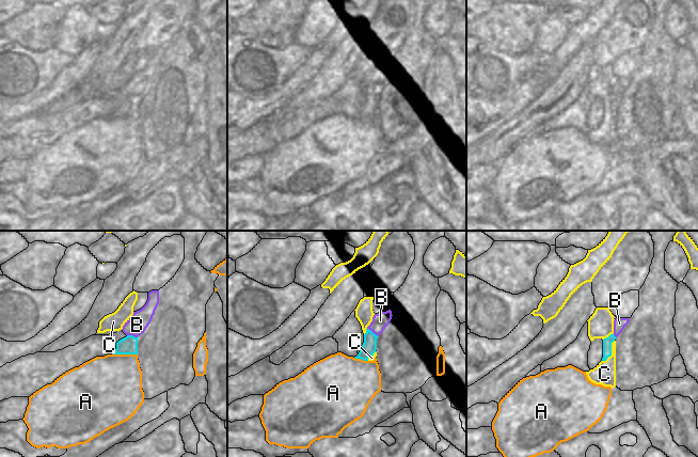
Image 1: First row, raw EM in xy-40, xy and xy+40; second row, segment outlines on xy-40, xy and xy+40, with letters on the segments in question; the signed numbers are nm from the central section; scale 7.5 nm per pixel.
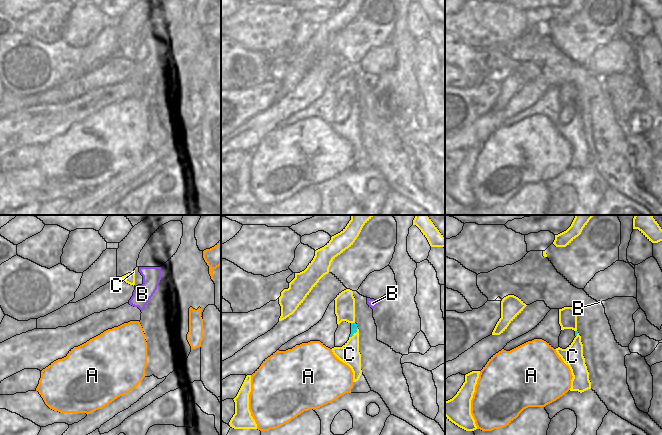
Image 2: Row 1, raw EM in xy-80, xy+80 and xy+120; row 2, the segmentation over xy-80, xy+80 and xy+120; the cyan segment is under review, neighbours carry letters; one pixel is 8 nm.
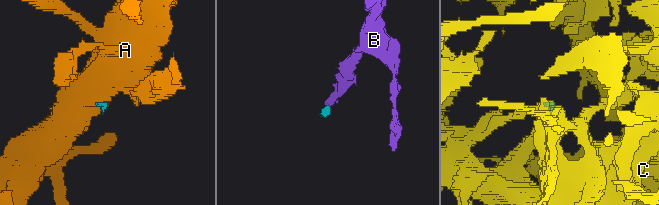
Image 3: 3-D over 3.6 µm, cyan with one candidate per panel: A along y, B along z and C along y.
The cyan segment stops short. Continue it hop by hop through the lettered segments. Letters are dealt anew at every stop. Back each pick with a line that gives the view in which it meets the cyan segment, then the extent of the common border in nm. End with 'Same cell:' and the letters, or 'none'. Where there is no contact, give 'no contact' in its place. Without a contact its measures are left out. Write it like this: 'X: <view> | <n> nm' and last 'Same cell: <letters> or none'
Same cell: none

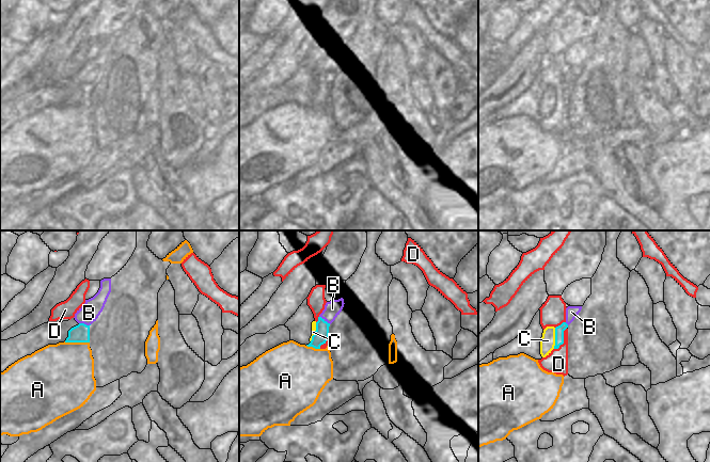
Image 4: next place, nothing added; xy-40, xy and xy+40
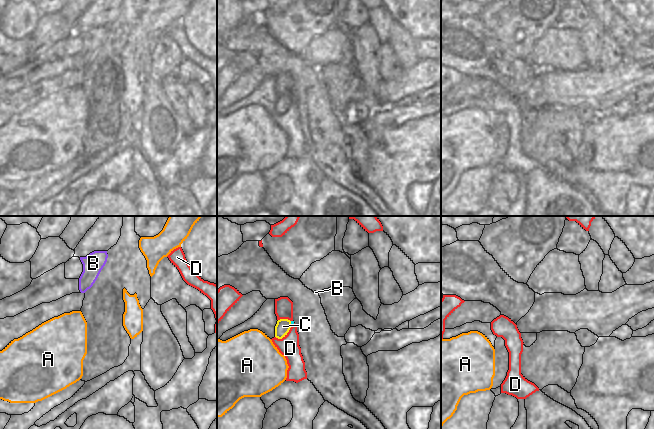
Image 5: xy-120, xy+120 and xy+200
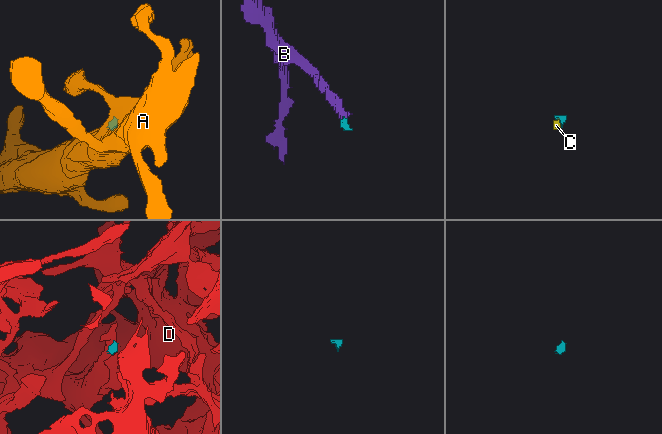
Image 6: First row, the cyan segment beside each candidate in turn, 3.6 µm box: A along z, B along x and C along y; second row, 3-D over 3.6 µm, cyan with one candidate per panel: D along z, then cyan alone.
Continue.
C: xy+40 | 160 nm
Same cell: C

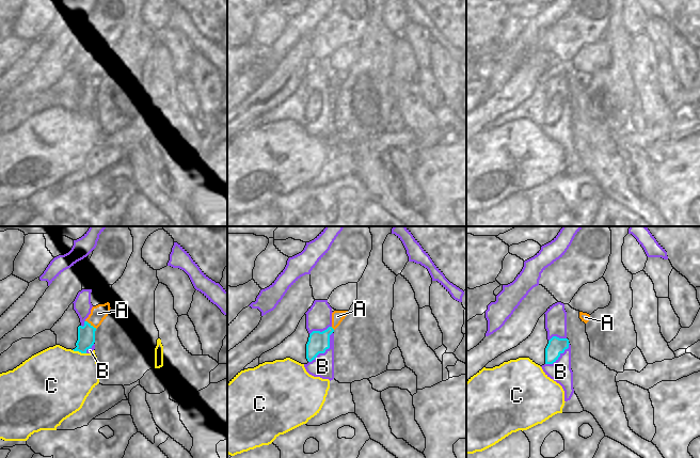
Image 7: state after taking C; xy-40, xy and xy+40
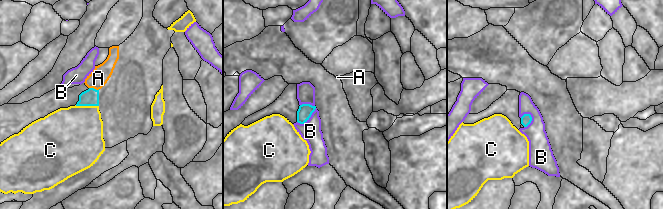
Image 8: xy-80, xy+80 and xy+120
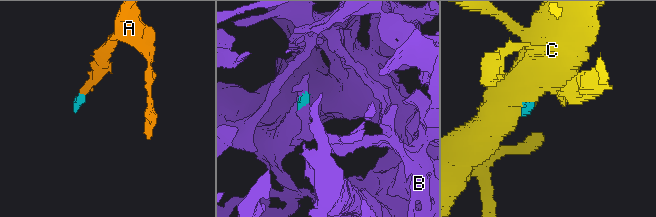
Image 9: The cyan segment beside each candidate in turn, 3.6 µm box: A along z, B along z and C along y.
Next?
Same cell: none

